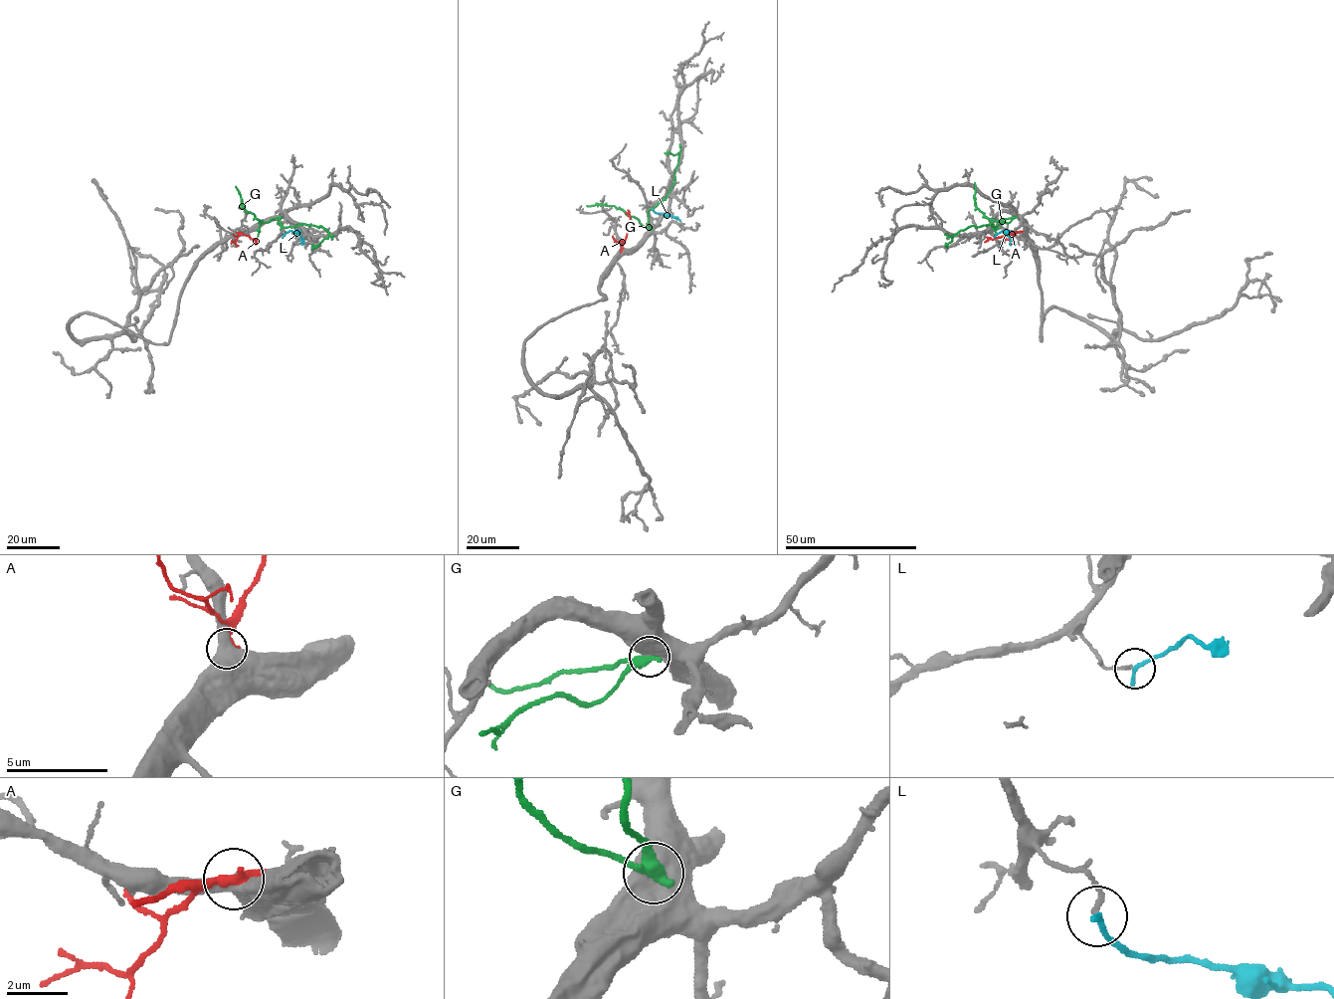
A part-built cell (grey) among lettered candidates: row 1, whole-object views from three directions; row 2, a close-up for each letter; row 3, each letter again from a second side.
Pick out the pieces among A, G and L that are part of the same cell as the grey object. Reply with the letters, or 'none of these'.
none of these

